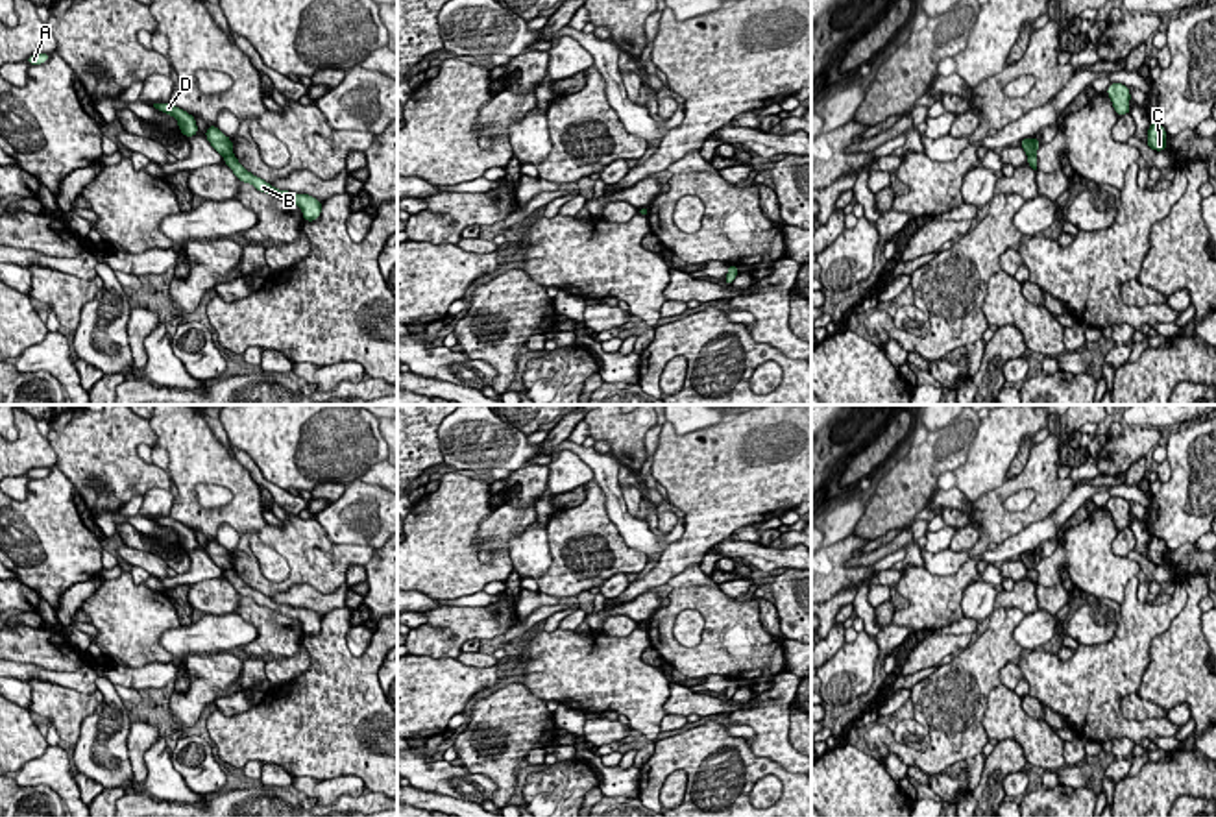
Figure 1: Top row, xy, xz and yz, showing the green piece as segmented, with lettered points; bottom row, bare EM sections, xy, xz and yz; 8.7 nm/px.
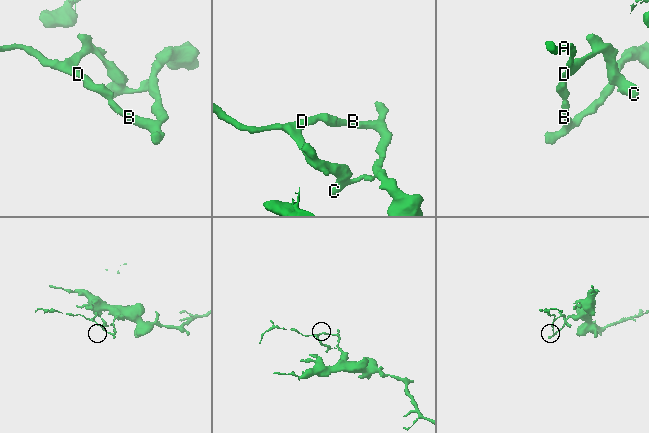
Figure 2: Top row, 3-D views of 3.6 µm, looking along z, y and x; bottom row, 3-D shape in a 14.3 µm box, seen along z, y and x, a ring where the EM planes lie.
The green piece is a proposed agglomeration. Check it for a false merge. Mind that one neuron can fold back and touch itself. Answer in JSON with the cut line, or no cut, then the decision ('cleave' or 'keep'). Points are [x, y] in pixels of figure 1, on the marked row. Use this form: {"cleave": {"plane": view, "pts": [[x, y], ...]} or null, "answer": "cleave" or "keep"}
{"cleave": {"plane": "xy", "pts": [[231, 152], [224, 158]]}, "answer": "cleave"}

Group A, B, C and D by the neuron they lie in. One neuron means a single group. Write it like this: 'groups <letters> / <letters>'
groups A C D / B

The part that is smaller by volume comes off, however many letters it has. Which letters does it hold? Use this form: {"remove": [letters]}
{"remove": ["A", "C", "D"]}

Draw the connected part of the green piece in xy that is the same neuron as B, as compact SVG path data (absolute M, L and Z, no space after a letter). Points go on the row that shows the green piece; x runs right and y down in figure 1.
M233 153L225 155L224 163L233 170L233 174L238 177L238 181L251 183L261 192L266 192L266 194L281 198L283 201L299 205L305 222L314 222L320 218L320 213L322 213L322 201L320 200L316 200L309 194L292 194L288 190L277 190L268 181L262 181L261 177L248 172Z

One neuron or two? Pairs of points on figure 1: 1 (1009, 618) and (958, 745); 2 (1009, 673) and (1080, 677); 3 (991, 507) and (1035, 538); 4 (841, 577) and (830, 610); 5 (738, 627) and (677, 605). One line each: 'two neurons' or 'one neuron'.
1: one neuron
2: two neurons
3: two neurons
4: two neurons
5: one neuron

